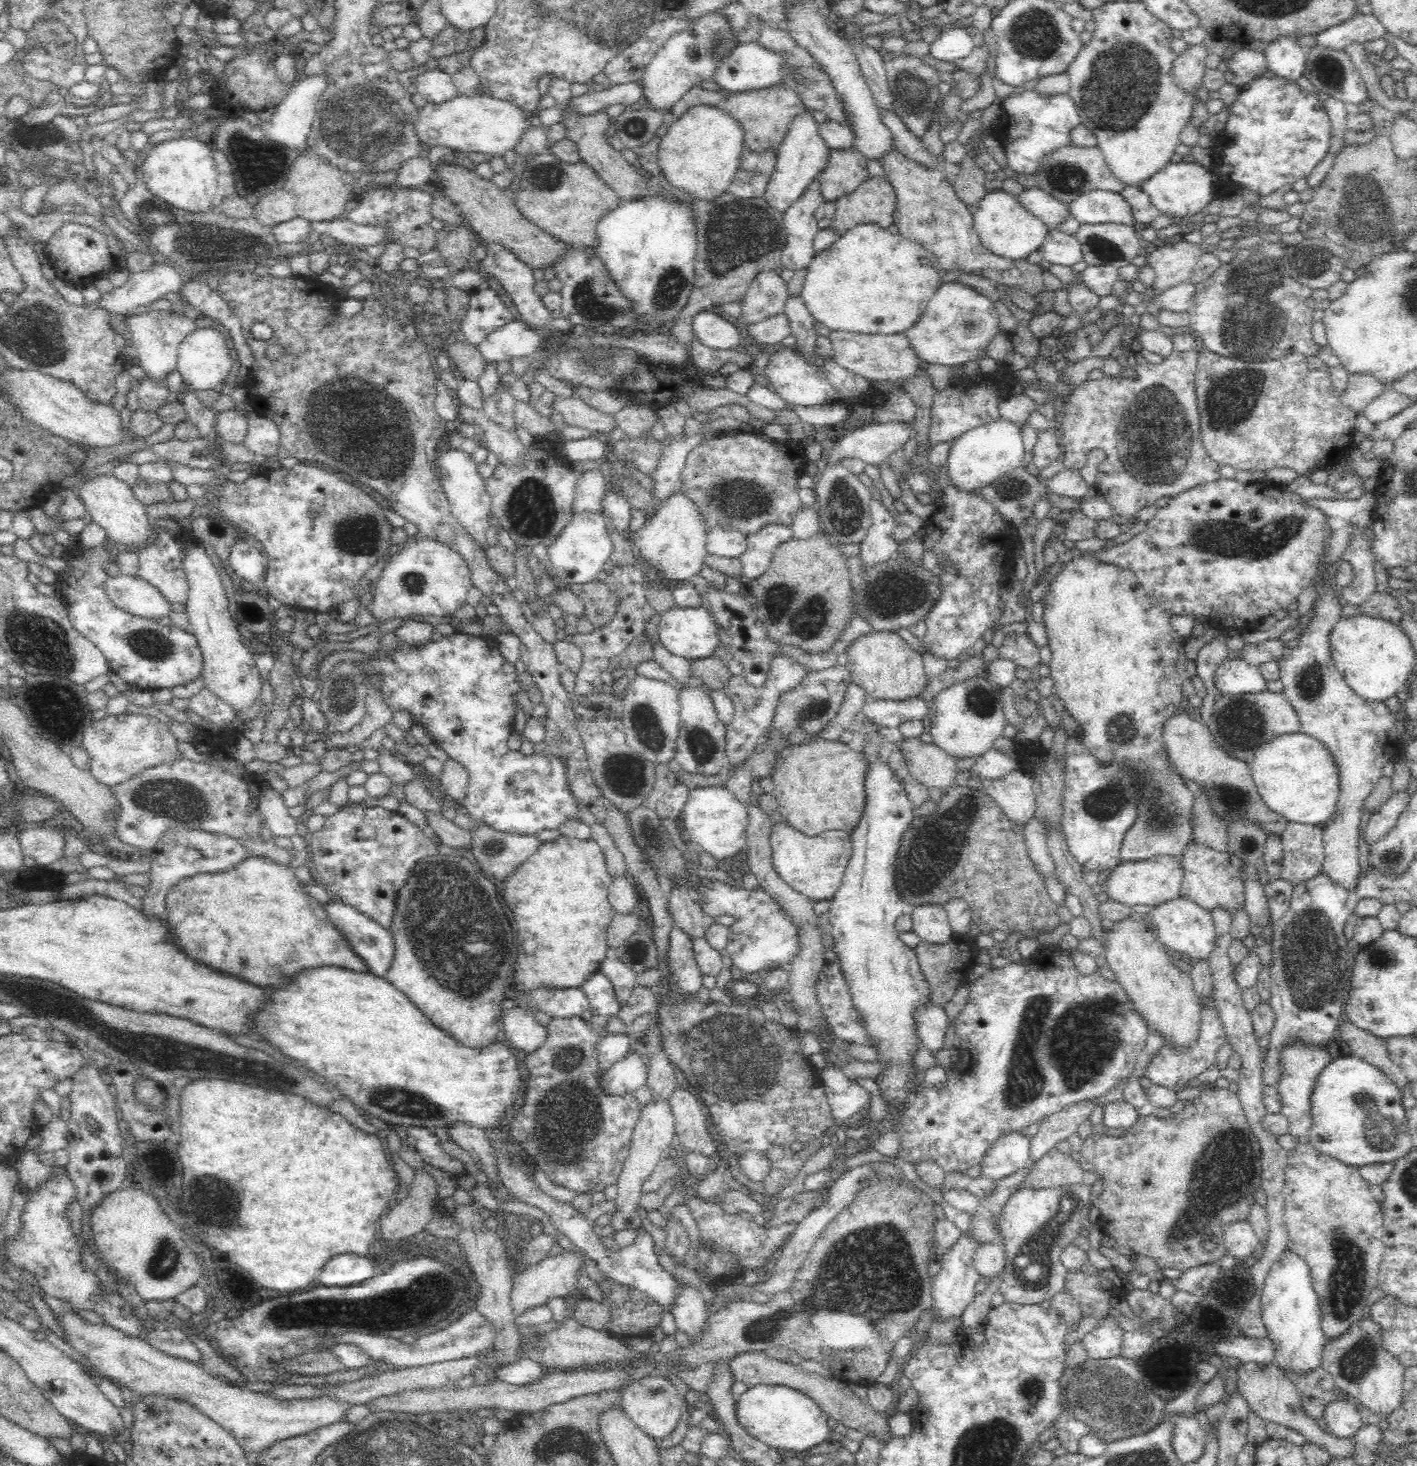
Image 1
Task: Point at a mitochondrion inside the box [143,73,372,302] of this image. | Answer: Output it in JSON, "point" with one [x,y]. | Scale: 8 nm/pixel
{"point":[258,164]}

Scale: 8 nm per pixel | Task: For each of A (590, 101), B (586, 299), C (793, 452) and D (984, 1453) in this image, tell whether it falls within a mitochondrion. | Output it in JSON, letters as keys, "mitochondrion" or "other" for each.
{"A":"other","B":"mitochondrion","C":"other","D":"mitochondrion"}

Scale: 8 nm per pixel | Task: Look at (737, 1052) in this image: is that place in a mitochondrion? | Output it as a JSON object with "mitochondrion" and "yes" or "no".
{"mitochondrion":"yes"}

